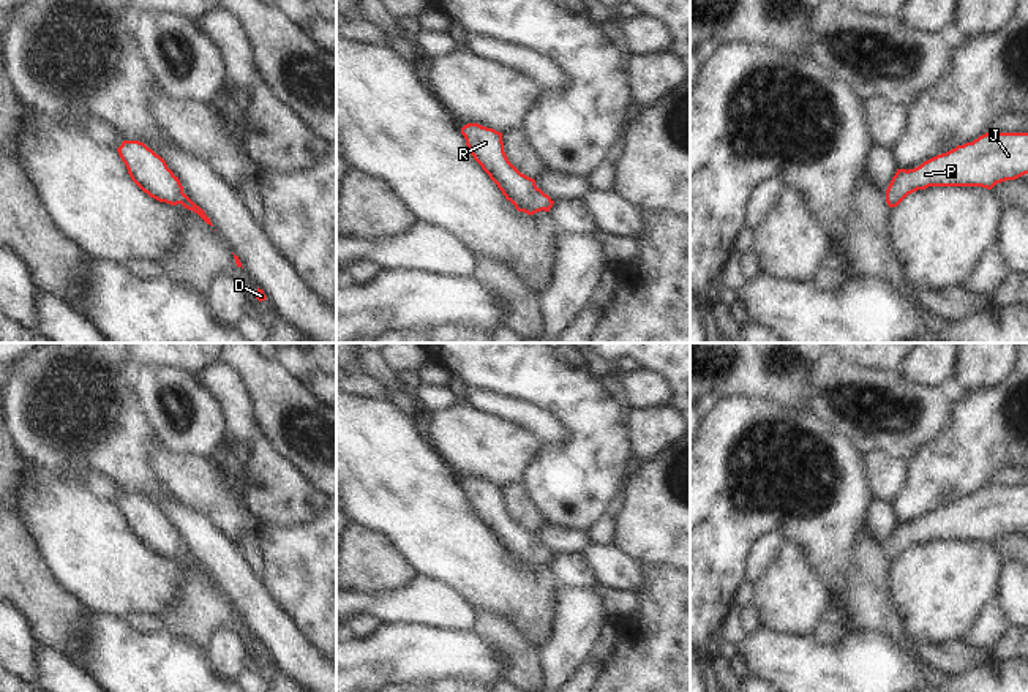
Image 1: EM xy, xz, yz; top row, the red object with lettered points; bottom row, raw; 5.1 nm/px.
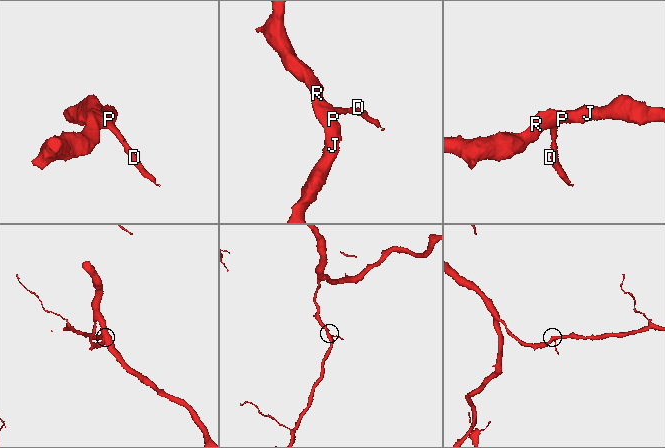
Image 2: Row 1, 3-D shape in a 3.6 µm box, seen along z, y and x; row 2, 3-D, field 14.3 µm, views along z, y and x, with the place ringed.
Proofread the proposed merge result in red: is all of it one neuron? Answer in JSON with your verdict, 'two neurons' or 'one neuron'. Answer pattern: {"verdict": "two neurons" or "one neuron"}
{"verdict": "one neuron"}

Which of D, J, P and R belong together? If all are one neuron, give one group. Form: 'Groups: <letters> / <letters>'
Groups: D J P R.

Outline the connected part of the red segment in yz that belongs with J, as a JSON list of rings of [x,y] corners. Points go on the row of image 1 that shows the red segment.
[[[985,133],[936,155],[914,169],[897,169],[886,190],[887,205],[929,186],[982,186],[1028,174],[1028,133]]]

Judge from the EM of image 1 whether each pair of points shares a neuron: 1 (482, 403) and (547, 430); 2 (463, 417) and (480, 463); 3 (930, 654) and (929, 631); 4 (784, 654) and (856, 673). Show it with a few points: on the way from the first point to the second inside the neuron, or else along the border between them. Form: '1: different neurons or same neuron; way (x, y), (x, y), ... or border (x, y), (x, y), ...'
1: same neuron; way (498, 406), (531, 417)
2: same neuron; way (463, 428), (463, 435), (480, 452)
3: different neurons; border (965, 640), (916, 643)
4: same neuron; way (801, 669), (806, 673), (839, 673)

